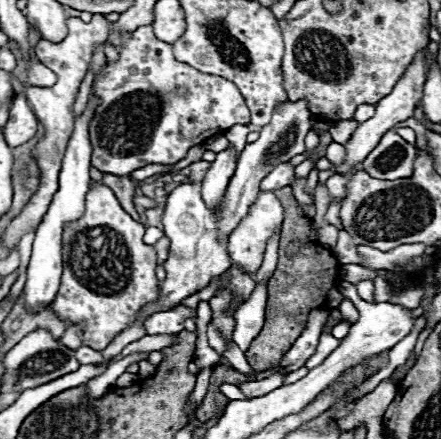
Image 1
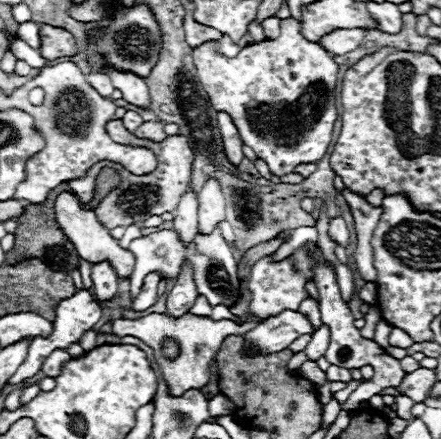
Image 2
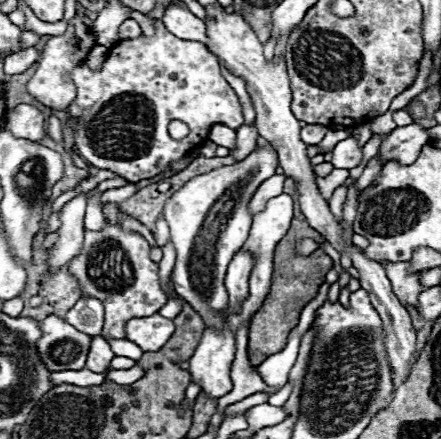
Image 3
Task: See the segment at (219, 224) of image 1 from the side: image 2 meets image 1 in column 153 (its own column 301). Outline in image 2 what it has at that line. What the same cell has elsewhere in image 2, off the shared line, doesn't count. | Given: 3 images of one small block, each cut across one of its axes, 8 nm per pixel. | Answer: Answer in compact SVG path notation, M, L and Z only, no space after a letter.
M312 298L304 300L304 302L300 304L298 312L300 312L300 314L304 314L306 318L310 318L310 322L312 322L312 328L314 328L314 330L322 326L322 320L320 320L320 310L318 310L316 300L312 300Z

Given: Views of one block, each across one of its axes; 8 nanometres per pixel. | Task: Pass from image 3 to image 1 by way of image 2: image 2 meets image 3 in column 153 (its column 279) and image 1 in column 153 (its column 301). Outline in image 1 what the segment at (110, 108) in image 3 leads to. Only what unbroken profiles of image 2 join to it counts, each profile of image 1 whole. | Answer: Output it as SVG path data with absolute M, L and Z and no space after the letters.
M152 24L140 26L128 34L128 40L118 50L118 60L108 64L102 76L94 80L92 96L100 100L88 132L92 144L92 166L114 176L128 176L146 164L172 166L180 162L192 146L204 144L210 136L228 130L234 124L250 124L250 110L246 108L238 88L230 80L202 74L186 62L178 62L172 44L158 40Z

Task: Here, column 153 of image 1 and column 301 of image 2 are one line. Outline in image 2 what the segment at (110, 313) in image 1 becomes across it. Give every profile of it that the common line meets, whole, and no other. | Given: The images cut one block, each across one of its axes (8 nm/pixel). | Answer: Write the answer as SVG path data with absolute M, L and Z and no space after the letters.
M298 248L294 250L292 256L274 262L274 254L260 258L248 276L248 290L252 292L252 302L250 302L250 312L254 312L258 318L268 318L268 316L278 316L284 310L298 310L300 302L308 298L306 292L306 282L314 280L314 266L316 262L310 258L308 250Z

